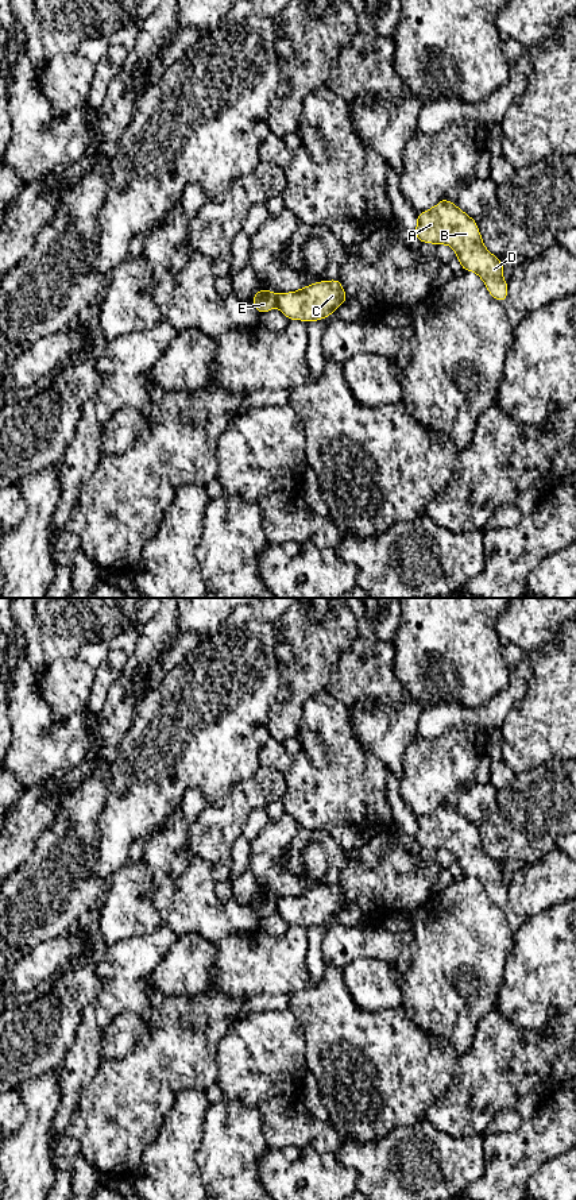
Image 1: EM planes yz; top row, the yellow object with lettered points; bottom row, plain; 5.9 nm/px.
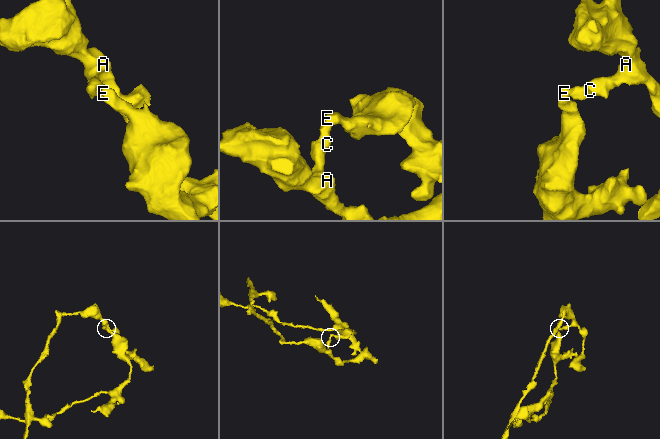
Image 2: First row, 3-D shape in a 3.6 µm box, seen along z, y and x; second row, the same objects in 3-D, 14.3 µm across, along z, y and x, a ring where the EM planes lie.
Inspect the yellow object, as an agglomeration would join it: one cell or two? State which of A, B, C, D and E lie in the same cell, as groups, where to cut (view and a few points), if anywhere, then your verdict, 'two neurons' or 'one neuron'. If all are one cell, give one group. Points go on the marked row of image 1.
A B C D / E | yz (277, 294), (278, 305) | two neurons

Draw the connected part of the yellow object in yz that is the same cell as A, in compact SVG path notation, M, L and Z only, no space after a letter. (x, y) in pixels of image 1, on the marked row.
M447 197L417 213L414 236L421 243L451 246L463 271L476 273L496 301L507 300L509 283L503 279L503 262L486 248L476 220Z

